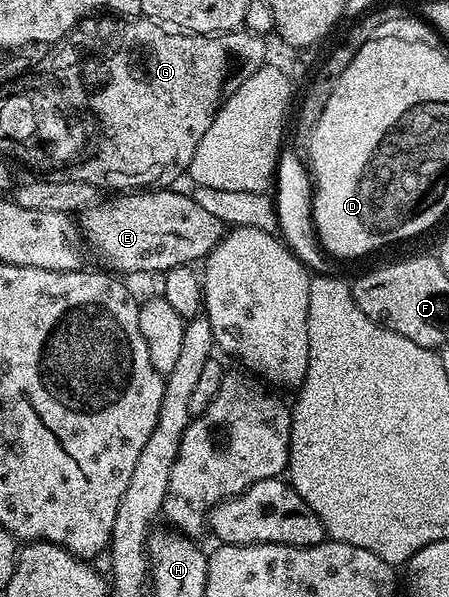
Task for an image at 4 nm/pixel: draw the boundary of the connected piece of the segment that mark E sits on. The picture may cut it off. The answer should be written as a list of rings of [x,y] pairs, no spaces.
[[[142,189],[132,193],[121,193],[116,197],[109,197],[113,199],[107,200],[106,203],[104,203],[104,201],[98,201],[94,203],[92,207],[86,209],[86,211],[80,212],[79,226],[81,229],[81,234],[87,240],[88,246],[92,248],[92,250],[94,247],[94,249],[97,250],[98,253],[101,254],[102,257],[114,267],[110,268],[117,273],[126,271],[126,273],[129,275],[137,275],[140,273],[140,271],[143,271],[143,273],[150,273],[153,271],[167,272],[171,269],[175,269],[176,267],[184,267],[186,265],[196,264],[198,261],[204,260],[206,257],[208,257],[213,252],[215,247],[219,245],[221,239],[225,236],[227,226],[226,223],[216,218],[214,214],[207,213],[202,206],[197,205],[193,200],[192,194],[185,192],[184,195],[184,193],[181,191],[173,190],[177,189]]]

